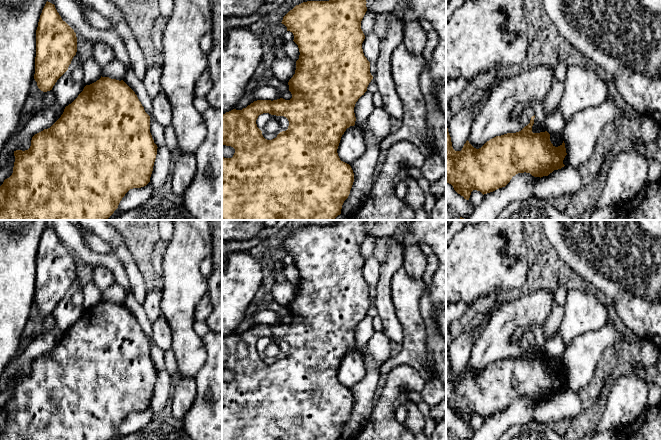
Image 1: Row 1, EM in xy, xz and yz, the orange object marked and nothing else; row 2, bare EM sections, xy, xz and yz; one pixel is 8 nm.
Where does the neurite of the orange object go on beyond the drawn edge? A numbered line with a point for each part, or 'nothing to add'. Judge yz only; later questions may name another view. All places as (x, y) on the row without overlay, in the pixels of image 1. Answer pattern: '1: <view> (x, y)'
nothing to add

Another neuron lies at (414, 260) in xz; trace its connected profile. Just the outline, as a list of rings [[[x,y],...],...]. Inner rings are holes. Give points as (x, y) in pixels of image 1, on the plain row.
[[[418,244],[404,248],[403,268],[411,278],[422,280],[426,265],[427,256]]]

